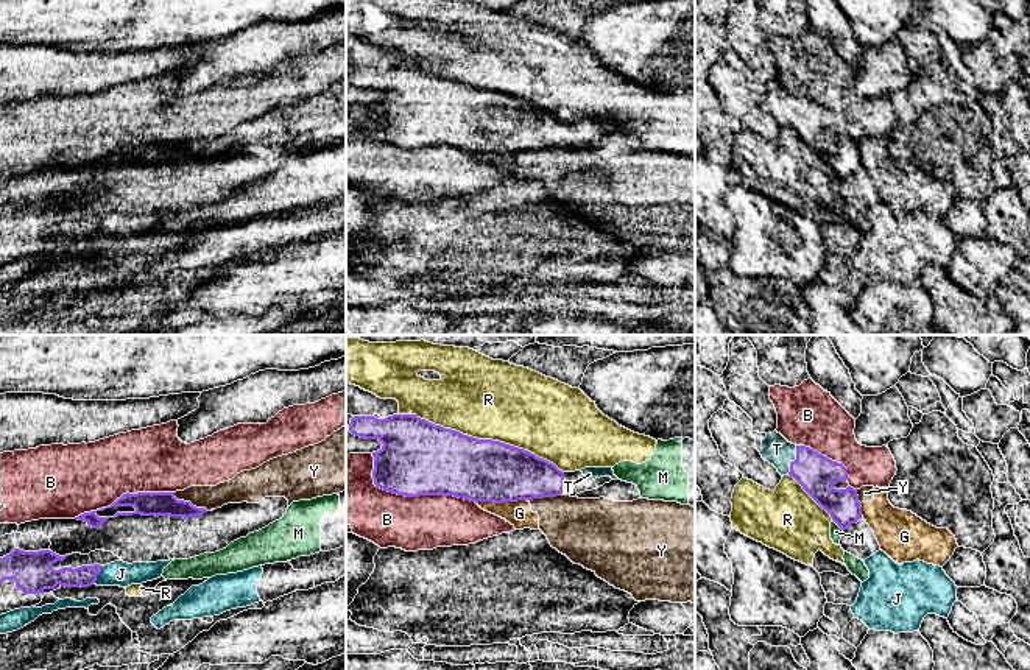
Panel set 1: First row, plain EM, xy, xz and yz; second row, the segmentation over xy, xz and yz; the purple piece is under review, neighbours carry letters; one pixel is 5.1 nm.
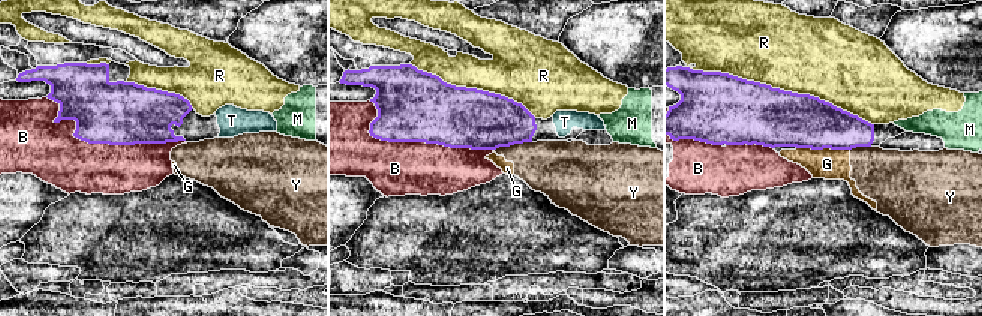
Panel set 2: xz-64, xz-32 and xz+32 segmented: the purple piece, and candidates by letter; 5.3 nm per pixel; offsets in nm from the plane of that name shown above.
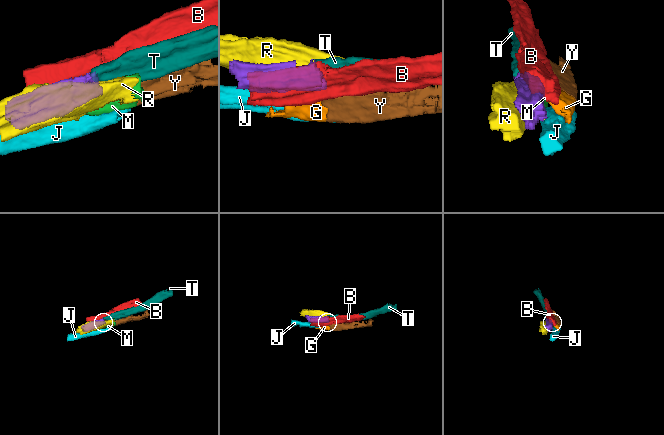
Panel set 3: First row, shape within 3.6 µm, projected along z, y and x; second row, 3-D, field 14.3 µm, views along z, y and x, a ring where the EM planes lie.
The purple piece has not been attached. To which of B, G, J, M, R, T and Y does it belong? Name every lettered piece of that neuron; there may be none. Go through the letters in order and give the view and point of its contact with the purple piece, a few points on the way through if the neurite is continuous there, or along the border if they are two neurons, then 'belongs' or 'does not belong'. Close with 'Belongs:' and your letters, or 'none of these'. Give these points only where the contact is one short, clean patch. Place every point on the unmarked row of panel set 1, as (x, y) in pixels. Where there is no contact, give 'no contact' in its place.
B: meets purple in xz at (410, 147); does not belong
G: meets purple in xz at (500, 153); border along xz (525, 150), (477, 155); does not belong
J: meets purple in xy at (97, 226); border along xy (103, 217), (92, 234); does not belong
M: meets purple in yz at (837, 175); border along yz (832, 170), (842, 181); does not belong
R: meets purple in xz at (488, 91); does not belong
T: meets purple in yz at (795, 111); runs through yz (817, 125), (795, 111), (787, 109), (776, 100); belongs
Y: meets purple in xy at (189, 153); border along xy (173, 144), (178, 150), (208, 161); does not belong
Belongs: T

